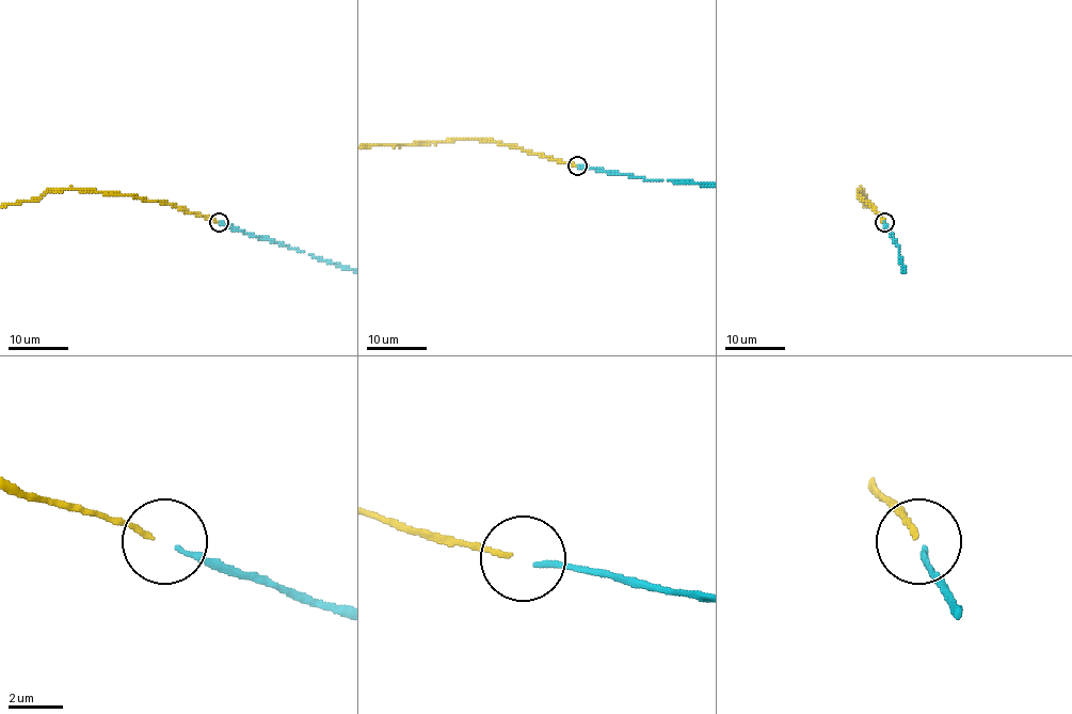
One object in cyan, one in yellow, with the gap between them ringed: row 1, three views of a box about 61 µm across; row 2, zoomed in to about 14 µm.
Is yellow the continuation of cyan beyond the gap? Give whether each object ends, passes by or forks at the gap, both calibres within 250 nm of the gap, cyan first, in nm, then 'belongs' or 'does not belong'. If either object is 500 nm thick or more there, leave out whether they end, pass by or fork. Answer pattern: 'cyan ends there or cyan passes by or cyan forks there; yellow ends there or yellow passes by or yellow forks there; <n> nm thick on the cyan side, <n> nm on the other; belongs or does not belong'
cyan ends there; yellow ends there; 170 nm thick on the cyan side, 200 nm on the other; belongs

